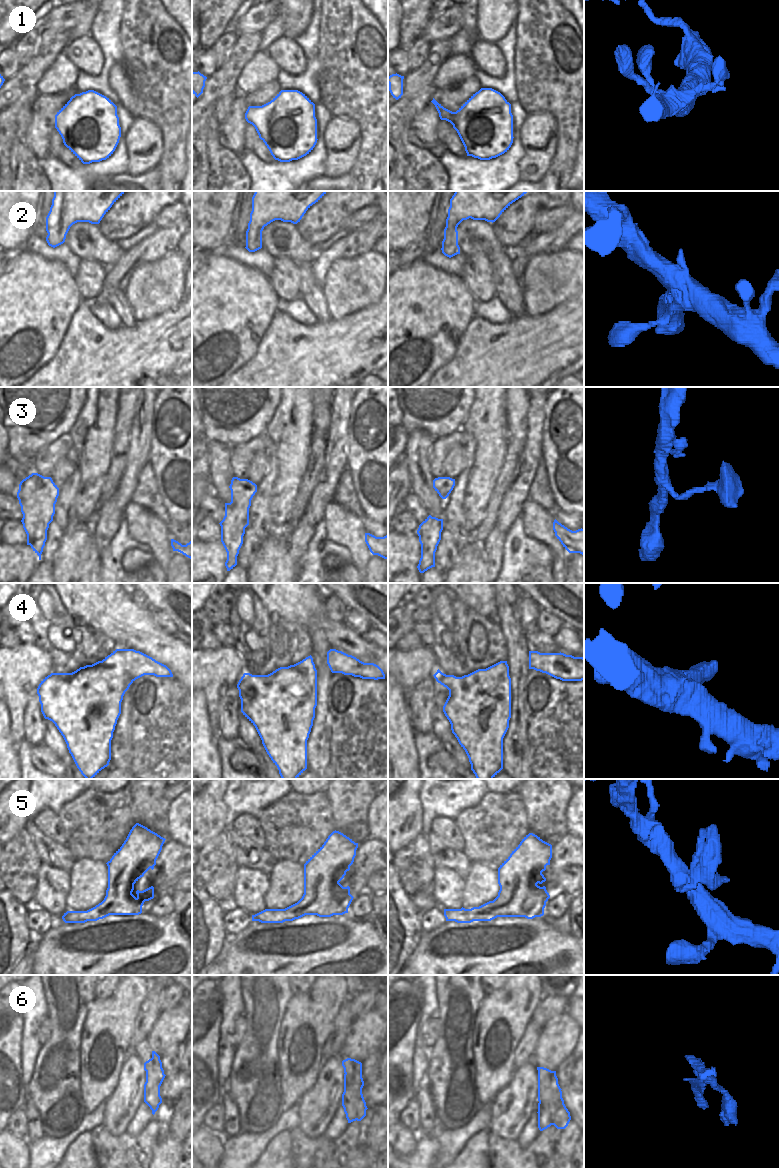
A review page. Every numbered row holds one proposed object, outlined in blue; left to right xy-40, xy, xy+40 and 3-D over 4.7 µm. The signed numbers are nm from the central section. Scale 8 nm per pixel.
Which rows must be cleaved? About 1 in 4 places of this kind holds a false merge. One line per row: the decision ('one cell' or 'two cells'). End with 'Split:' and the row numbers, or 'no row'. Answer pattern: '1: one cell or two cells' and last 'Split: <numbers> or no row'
1: one cell
2: one cell
3: one cell
4: one cell
5: one cell
6: two cells
Split: 6

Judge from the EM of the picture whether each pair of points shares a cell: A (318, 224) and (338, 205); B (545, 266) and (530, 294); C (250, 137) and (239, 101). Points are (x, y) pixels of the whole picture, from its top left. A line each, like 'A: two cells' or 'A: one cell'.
A: one cell
B: one cell
C: two cells

